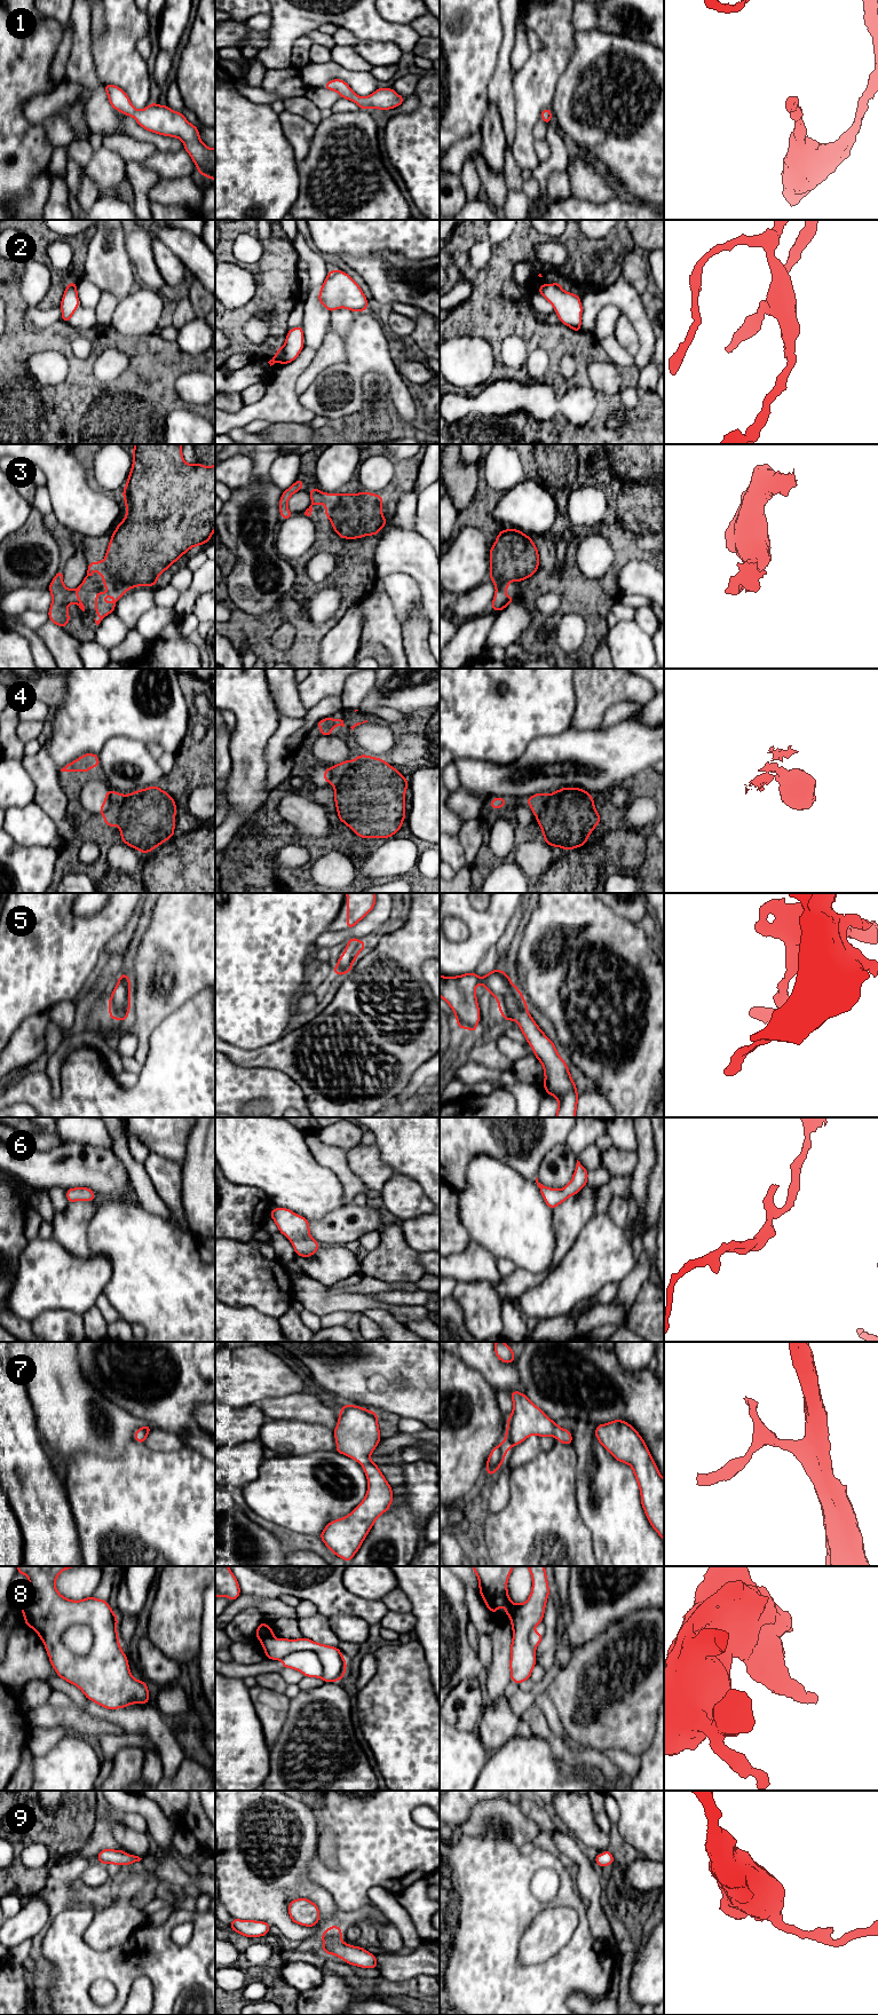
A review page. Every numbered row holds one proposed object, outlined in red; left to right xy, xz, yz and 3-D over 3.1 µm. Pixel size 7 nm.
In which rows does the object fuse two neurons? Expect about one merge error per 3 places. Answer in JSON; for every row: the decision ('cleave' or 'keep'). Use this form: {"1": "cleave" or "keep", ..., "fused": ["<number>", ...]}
{"1": "keep", "2": "keep", "3": "keep", "4": "keep", "5": "keep", "6": "keep", "7": "keep", "8": "cleave", "9": "keep", "fused": ["8"]}

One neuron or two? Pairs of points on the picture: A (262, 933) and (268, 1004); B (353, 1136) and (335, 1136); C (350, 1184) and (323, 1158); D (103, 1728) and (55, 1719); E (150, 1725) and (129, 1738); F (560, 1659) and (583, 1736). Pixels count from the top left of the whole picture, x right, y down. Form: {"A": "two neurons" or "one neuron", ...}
{"A": "one neuron", "B": "one neuron", "C": "one neuron", "D": "one neuron", "E": "two neurons", "F": "two neurons"}

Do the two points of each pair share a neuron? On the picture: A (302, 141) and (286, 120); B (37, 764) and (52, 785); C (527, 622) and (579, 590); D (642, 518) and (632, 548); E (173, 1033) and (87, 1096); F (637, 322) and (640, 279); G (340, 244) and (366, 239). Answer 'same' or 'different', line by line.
A: same
B: same
C: different
D: same
E: same
F: different
G: same

